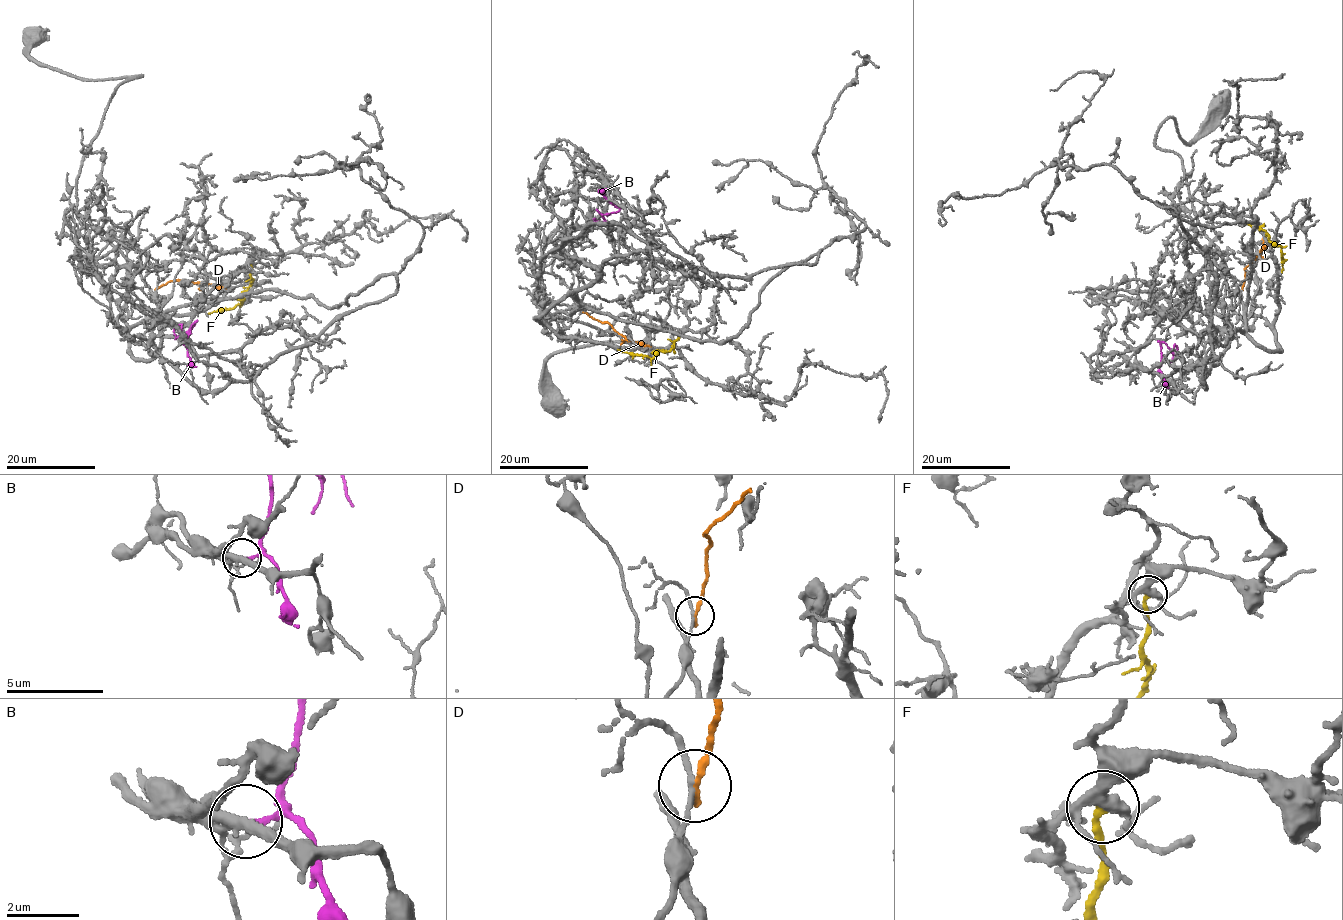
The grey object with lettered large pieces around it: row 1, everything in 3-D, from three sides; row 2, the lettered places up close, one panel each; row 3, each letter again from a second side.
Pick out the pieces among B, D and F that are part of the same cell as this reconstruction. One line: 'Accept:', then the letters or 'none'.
Accept: B

